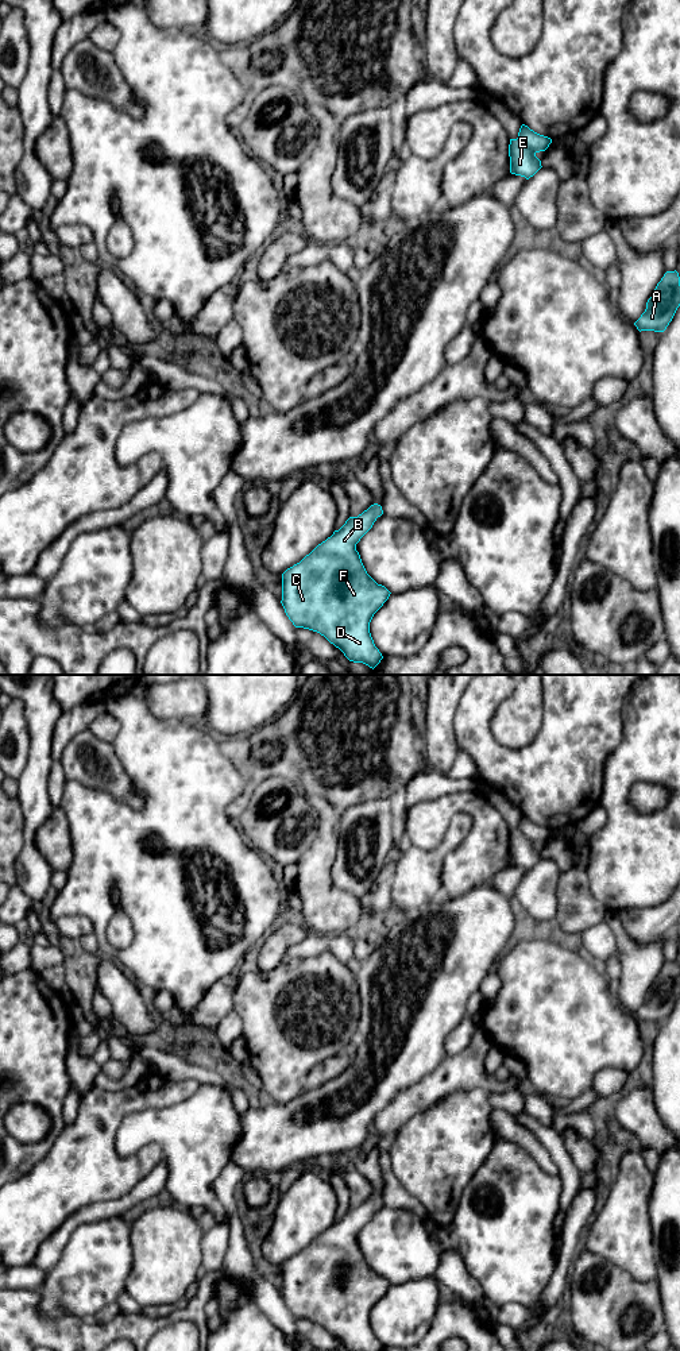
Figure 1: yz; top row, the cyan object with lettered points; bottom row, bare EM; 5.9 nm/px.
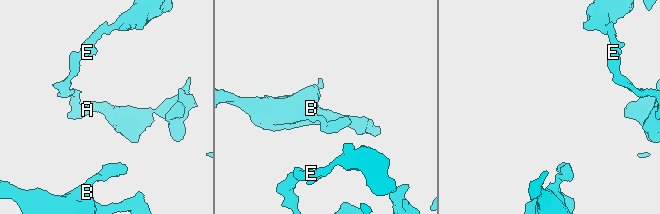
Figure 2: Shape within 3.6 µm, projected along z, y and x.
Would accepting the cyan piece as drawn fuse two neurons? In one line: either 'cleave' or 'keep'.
cleave

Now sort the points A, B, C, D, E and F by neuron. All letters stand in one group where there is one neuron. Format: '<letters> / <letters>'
A E / B C D F

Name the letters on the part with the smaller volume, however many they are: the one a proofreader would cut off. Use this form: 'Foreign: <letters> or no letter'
Foreign: A, E

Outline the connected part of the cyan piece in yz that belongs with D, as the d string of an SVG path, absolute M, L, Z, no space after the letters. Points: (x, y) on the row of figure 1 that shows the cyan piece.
M374 503L358 517L349 517L339 530L282 574L281 603L293 625L320 633L349 661L372 669L383 656L374 644L370 622L391 592L367 574L356 544L382 514L382 506Z

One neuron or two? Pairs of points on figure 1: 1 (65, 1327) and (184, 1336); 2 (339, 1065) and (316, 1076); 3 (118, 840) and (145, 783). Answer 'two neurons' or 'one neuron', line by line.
1: two neurons
2: one neuron
3: one neuron

